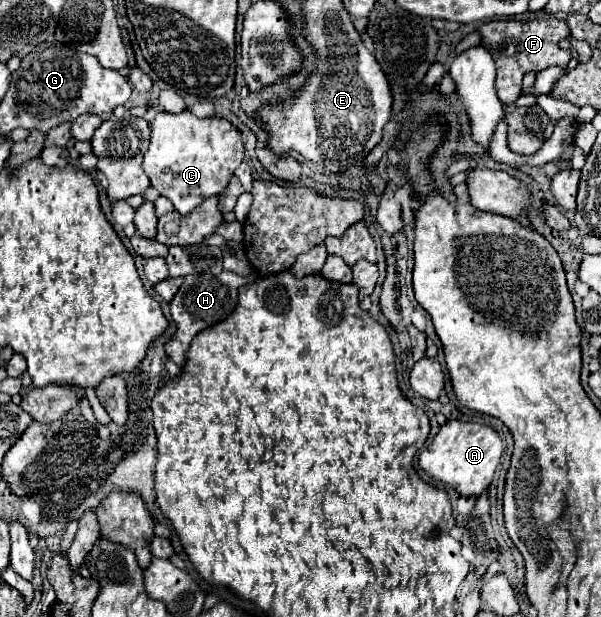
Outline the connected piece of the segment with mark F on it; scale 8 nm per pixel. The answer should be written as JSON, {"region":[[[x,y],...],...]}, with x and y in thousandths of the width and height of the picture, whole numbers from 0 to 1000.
{"region":[[[814,34],[797,44],[800,70],[817,79],[827,105],[827,151],[837,167],[854,167],[867,154],[867,128],[877,115],[903,115],[917,105],[943,105],[947,83],[927,76],[927,66],[947,60],[940,34]]]}

